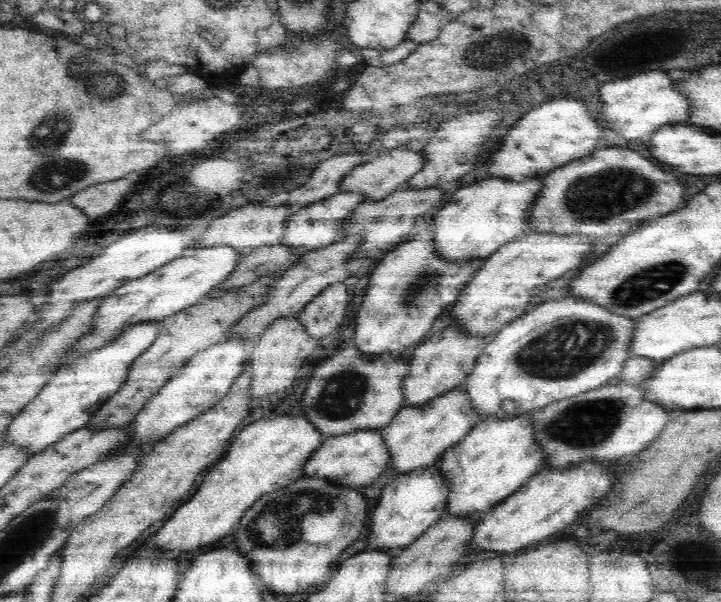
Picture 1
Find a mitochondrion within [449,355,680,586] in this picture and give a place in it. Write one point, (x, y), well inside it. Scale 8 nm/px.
(589, 422)

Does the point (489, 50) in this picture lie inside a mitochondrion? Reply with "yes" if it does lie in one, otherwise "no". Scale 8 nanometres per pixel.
yes

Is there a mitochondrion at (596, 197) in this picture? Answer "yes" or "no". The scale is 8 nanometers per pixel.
yes

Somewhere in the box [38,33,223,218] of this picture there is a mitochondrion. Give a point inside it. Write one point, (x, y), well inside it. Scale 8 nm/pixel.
(103, 80)

